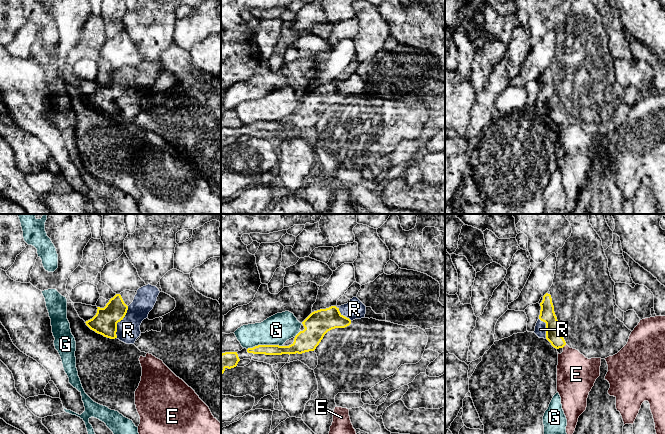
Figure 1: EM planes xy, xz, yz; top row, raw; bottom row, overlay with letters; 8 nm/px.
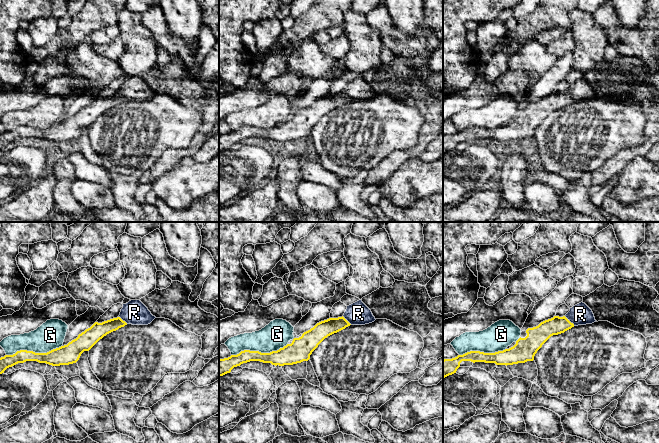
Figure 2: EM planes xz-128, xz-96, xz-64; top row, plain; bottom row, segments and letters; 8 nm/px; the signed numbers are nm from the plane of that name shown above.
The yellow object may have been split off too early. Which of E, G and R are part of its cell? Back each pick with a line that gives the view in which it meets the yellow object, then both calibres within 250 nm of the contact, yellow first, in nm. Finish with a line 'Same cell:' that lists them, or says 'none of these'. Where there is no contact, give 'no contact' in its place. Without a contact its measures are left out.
R: xy | 190/190 nm
Same cell: R

